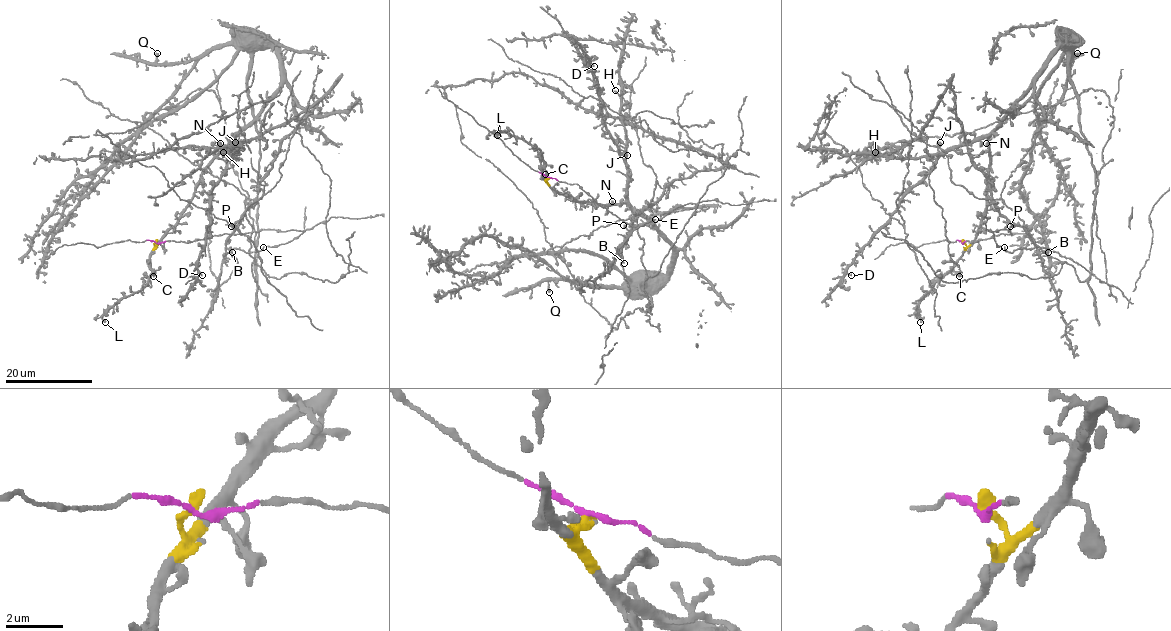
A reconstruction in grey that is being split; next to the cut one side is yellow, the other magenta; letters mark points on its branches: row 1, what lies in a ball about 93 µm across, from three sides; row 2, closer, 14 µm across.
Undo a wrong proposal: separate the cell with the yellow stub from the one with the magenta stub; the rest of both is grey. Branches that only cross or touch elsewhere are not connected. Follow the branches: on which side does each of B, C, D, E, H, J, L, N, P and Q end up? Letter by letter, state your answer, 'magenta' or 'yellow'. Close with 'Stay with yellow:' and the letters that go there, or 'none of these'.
B: magenta
C: yellow
D: yellow
E: magenta
H: yellow
J: yellow
L: yellow
N: yellow
P: magenta
Q: yellow
Stay with yellow: C, D, H, J, L, N, Q

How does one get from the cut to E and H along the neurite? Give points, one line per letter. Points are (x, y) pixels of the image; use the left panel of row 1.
E: (155, 242), (235, 234), (239, 225), (227, 240), (228, 249), (247, 252), (264, 246)
H: (155, 242), (176, 224), (202, 170), (232, 137), (234, 155), (229, 158), (222, 152)

